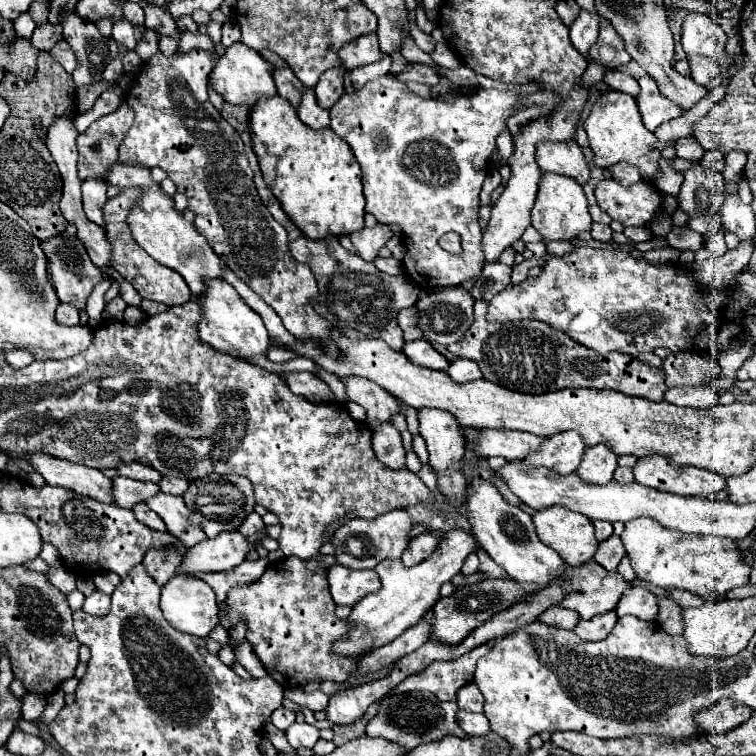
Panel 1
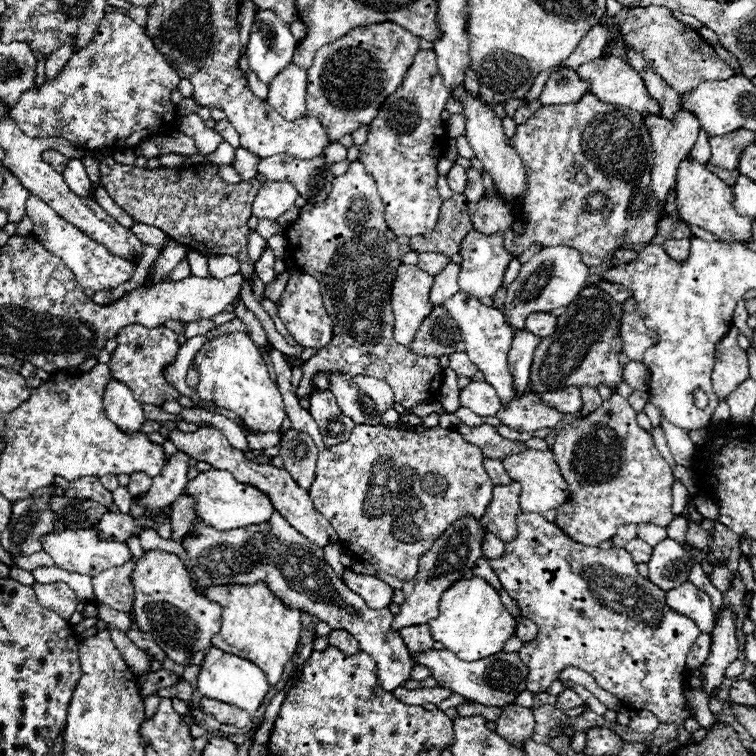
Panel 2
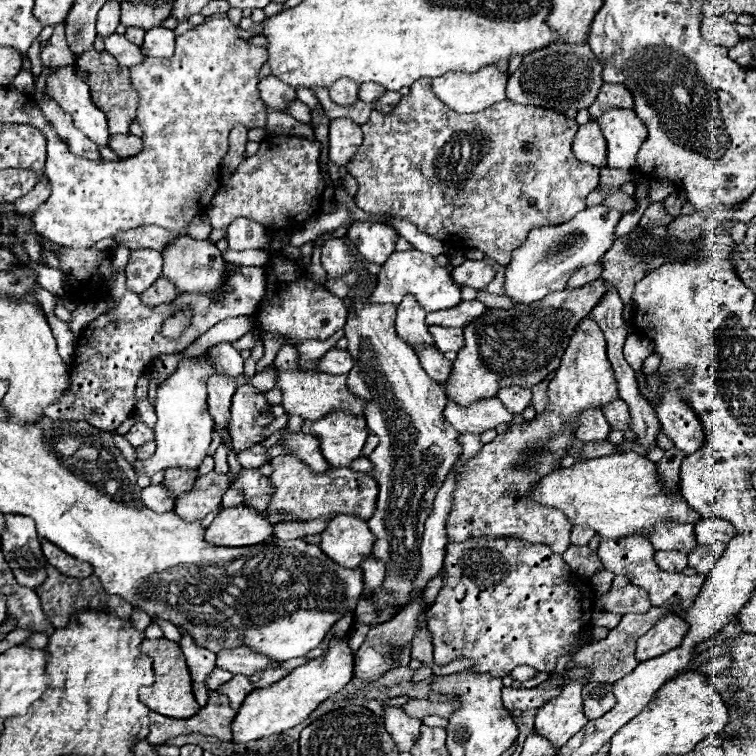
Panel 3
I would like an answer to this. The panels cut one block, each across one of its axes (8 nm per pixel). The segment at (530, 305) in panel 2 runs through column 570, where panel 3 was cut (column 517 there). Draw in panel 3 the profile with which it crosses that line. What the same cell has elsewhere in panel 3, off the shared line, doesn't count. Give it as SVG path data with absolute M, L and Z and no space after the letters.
M598 204L578 212L570 222L558 226L534 228L528 240L512 252L512 262L506 266L506 296L520 304L532 304L542 300L548 292L566 290L568 278L588 264L598 262L614 242L614 230L622 218L622 212Z

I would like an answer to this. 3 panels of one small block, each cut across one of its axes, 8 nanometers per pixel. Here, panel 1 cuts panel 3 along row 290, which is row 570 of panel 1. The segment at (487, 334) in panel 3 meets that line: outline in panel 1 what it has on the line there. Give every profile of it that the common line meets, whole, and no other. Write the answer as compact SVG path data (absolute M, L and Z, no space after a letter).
M594 560L584 562L578 568L562 570L562 574L558 574L558 578L554 578L554 582L562 582L562 590L566 590L566 598L558 606L578 612L582 620L588 620L592 616L598 616L598 614L614 610L618 600L620 600L620 596L622 596L622 592L626 588L630 588L630 584L618 572L608 572L600 564L596 564Z

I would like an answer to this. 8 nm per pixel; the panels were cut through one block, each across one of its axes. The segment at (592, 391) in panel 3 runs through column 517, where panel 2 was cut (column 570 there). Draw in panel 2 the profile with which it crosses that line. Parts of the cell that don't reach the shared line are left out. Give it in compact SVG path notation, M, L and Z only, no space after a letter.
M614 392L612 398L604 400L598 412L586 418L580 418L568 424L564 430L560 430L552 446L552 454L570 488L570 500L566 500L566 504L560 504L560 508L556 510L556 526L574 542L580 542L586 546L598 546L600 542L610 540L616 534L618 526L622 524L650 522L650 524L666 528L674 520L672 468L656 450L652 436L638 426L636 412L632 410L632 406L628 404L624 396Z

